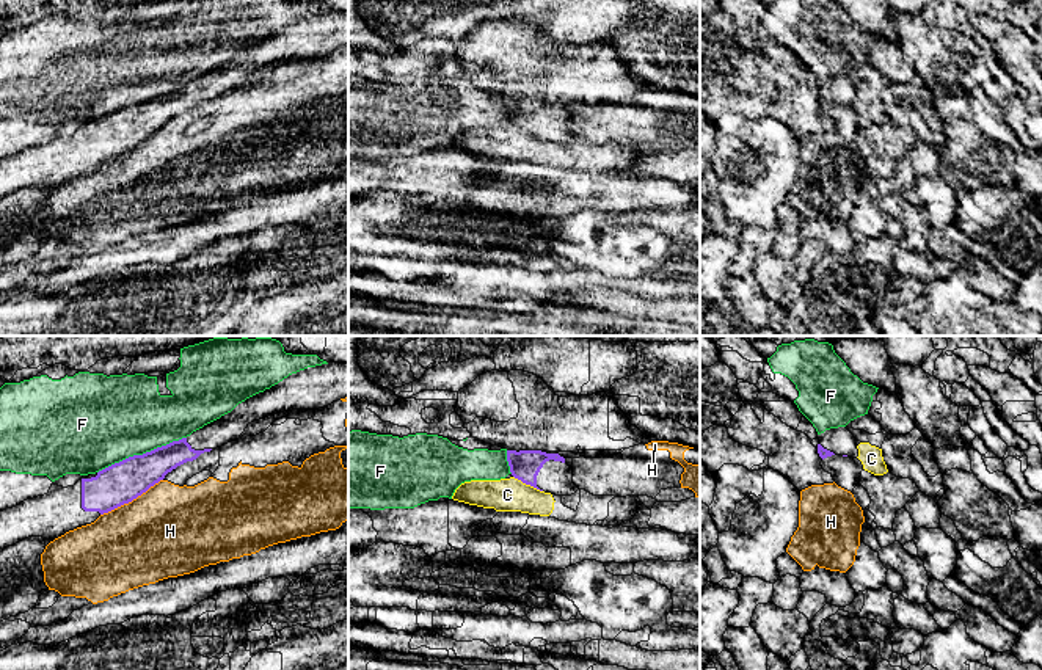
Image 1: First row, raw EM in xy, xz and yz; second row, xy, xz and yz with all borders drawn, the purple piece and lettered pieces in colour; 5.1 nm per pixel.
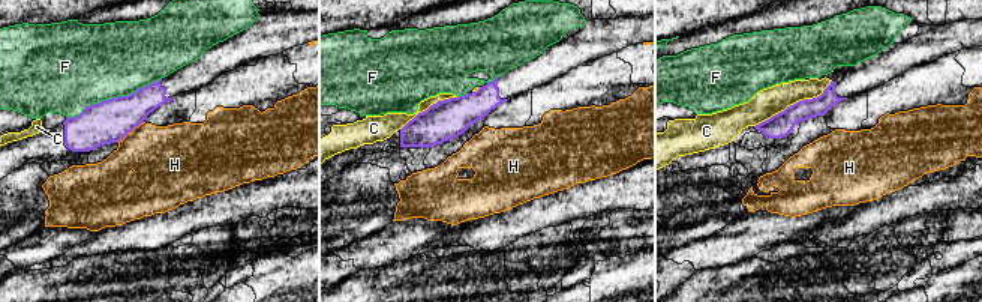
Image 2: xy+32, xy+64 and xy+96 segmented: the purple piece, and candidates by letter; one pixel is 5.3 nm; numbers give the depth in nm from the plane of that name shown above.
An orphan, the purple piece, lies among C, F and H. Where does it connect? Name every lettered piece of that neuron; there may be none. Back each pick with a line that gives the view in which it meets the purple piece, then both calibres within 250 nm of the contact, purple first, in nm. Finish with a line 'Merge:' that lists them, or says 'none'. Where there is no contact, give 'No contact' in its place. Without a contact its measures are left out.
Merge: none

